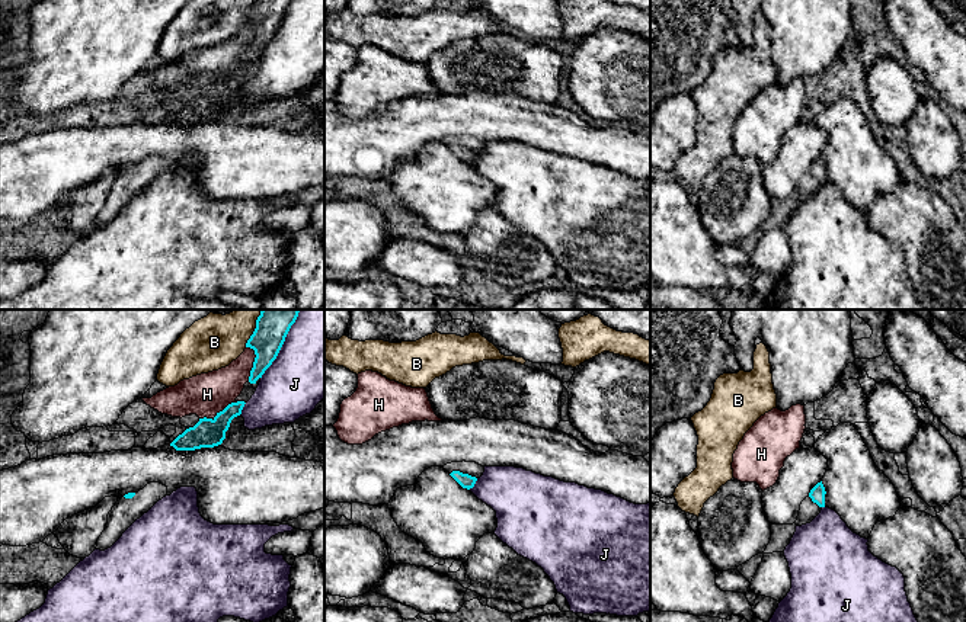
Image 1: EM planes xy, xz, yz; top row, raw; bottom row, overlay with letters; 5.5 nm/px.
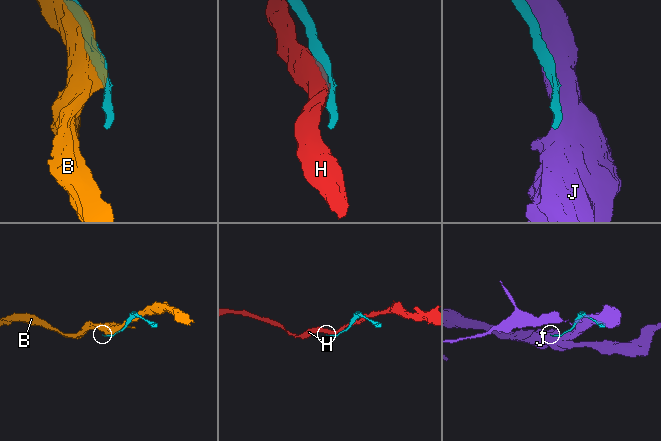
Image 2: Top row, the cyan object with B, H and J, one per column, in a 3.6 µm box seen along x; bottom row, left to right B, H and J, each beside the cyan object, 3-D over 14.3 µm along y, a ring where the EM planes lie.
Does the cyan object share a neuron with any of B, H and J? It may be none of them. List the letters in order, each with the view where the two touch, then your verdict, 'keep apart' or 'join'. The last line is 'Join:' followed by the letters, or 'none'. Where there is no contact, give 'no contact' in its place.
B: xy | keep apart
H: xy | keep apart
J: xy | keep apart
Join: none

